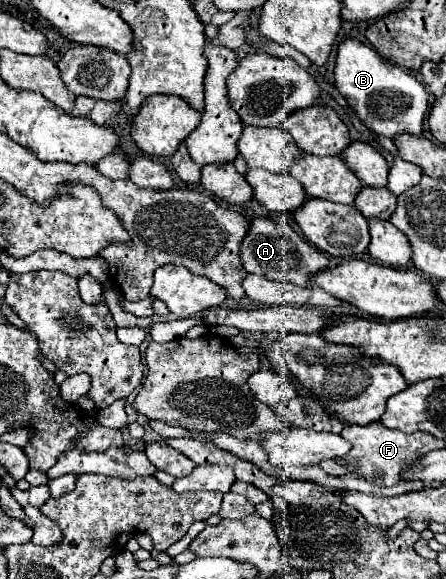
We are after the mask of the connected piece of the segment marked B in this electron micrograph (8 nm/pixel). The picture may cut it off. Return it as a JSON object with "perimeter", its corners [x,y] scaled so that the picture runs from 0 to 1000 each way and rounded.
{"perimeter":[[[774,66],[760,76],[747,142],[778,180],[800,193],[800,200],[845,231],[868,238],[881,238],[899,228],[944,231],[948,204],[962,183],[953,149],[926,128],[886,111],[872,111],[859,97],[800,66]]]}

